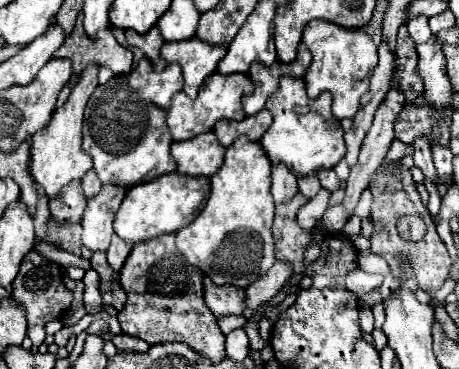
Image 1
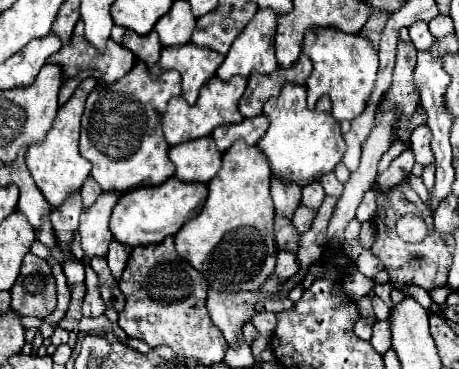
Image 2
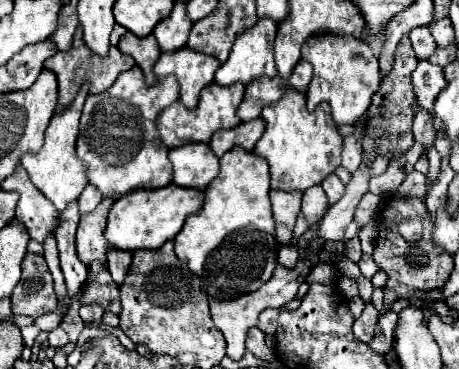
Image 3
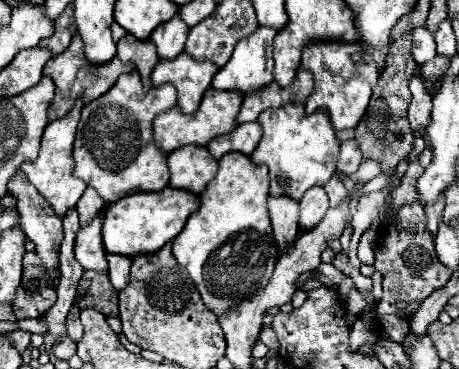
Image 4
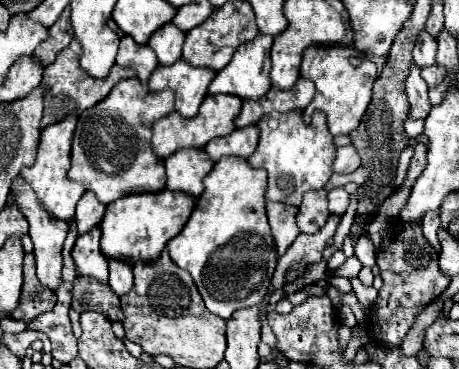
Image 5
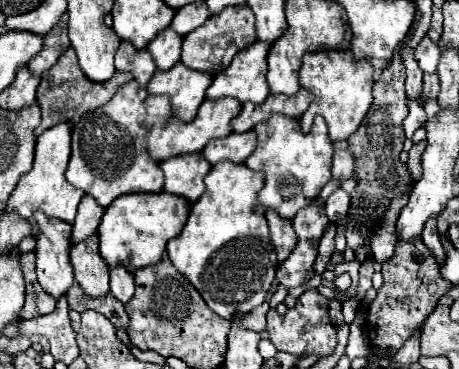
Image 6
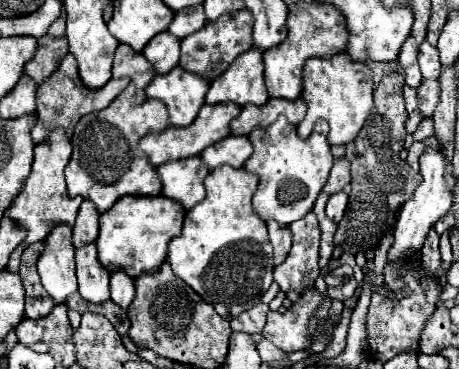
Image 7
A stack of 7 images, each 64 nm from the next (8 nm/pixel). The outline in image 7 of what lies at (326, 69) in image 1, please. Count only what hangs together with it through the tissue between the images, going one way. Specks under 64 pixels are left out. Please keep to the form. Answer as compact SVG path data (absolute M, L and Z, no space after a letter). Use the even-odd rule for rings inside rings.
M340 52L330 58L308 58L302 70L302 82L302 98L308 102L308 112L298 124L298 134L308 138L314 122L322 118L330 124L332 144L348 144L348 140L354 140L372 112L372 70L362 62L352 62L346 52Z

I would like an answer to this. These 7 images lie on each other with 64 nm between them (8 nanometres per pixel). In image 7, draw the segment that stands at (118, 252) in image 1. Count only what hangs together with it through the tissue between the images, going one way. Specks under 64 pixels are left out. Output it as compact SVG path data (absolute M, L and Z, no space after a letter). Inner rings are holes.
M124 270L112 272L110 274L110 294L116 304L128 310L130 302L134 300L134 280Z

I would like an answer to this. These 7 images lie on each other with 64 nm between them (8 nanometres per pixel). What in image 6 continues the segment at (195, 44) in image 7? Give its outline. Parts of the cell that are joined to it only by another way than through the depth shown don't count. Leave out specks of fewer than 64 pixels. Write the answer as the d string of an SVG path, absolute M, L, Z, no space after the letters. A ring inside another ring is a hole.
M228 6L218 14L212 14L200 28L192 30L188 36L184 36L182 44L182 64L188 68L220 74L222 68L228 68L234 54L246 46L250 46L256 40L256 28L254 28L254 16L252 10L244 6Z

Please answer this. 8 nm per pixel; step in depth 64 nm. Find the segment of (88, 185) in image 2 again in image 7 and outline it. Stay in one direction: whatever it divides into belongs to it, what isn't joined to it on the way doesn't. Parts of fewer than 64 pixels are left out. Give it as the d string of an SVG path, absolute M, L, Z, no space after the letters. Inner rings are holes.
M84 200L80 210L78 210L76 224L74 224L72 242L74 242L76 248L96 240L96 236L98 236L98 218L100 218L100 212L94 206L94 202L92 200Z

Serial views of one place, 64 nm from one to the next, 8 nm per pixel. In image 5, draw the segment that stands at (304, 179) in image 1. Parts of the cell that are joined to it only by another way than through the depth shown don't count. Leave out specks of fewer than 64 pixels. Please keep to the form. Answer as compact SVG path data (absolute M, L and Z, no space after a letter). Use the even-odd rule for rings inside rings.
M310 190L304 194L304 200L298 210L298 228L304 234L318 232L320 226L324 226L324 220L330 216L328 212L328 198L326 190Z

